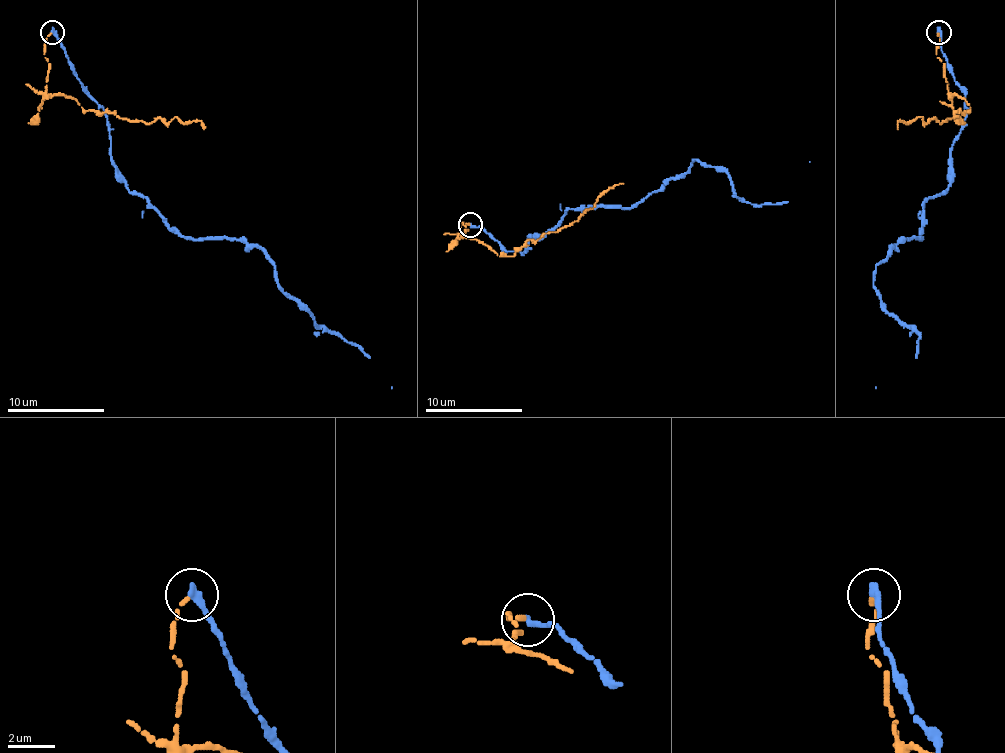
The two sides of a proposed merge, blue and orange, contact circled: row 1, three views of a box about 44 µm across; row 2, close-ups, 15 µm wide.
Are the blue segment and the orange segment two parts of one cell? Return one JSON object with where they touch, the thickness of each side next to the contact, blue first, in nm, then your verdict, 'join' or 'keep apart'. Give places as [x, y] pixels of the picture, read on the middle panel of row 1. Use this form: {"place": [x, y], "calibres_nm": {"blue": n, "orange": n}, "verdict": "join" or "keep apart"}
{"place": [470, 224], "calibres_nm": {"blue": 380, "orange": 190}, "verdict": "keep apart"}

